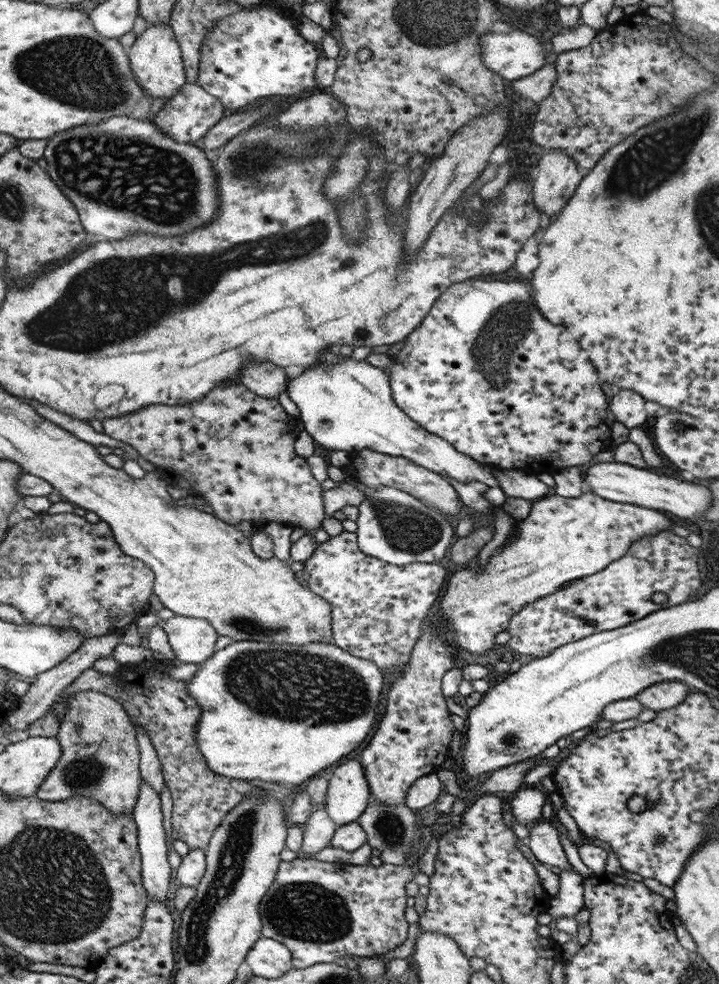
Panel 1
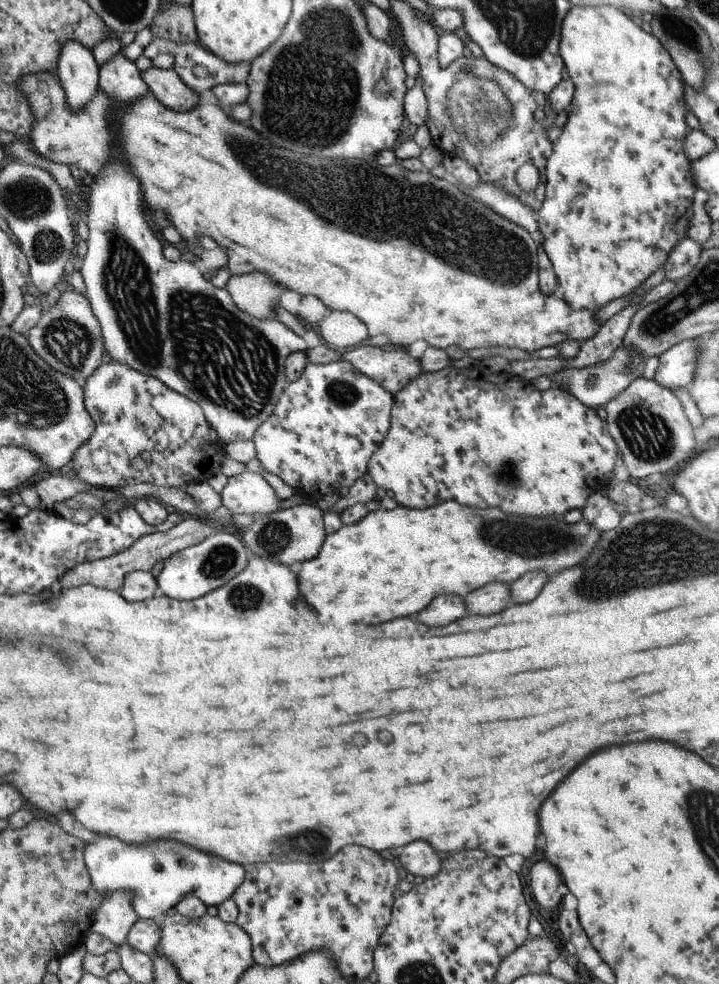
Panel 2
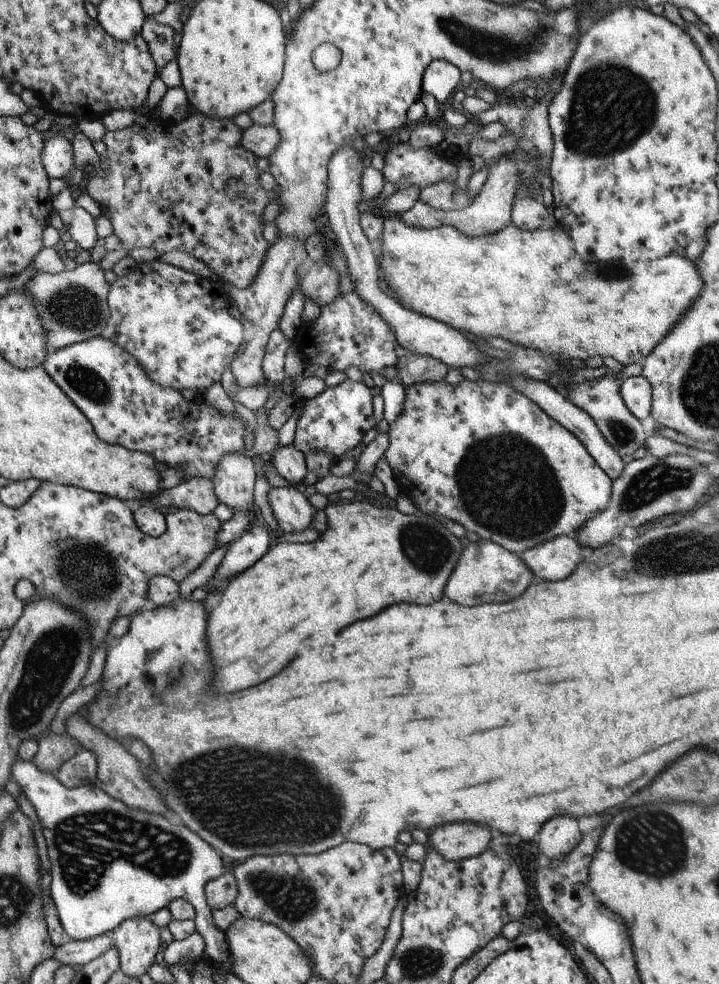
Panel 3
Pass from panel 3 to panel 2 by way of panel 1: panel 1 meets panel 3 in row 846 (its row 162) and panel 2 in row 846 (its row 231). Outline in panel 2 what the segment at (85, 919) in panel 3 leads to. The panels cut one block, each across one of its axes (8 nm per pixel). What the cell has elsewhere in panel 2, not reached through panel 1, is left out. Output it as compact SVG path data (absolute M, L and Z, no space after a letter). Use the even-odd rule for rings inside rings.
M100 835L93 844L86 846L84 858L97 892L101 893L102 896L107 896L115 891L129 891L132 894L131 900L133 901L131 906L139 919L154 919L165 914L189 895L195 895L199 900L204 901L206 906L218 907L232 898L233 893L243 884L244 876L247 876L239 863L230 863L220 856L200 852L196 848L190 848L190 846L174 842L174 840L156 840L150 844L128 846L128 844L120 842L118 838Z

